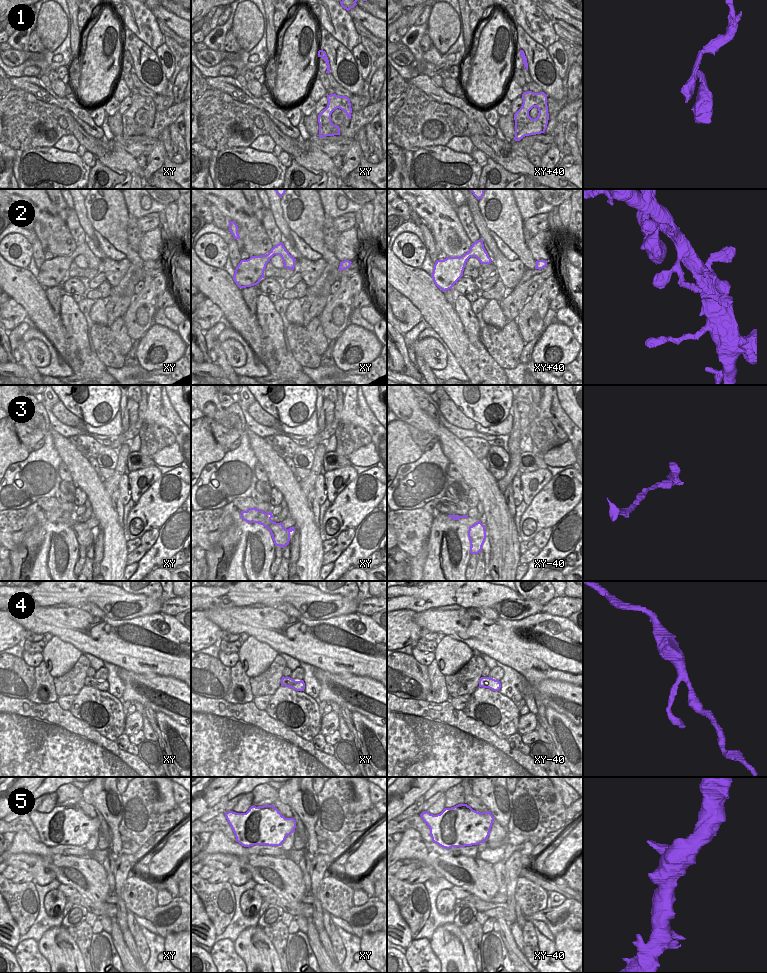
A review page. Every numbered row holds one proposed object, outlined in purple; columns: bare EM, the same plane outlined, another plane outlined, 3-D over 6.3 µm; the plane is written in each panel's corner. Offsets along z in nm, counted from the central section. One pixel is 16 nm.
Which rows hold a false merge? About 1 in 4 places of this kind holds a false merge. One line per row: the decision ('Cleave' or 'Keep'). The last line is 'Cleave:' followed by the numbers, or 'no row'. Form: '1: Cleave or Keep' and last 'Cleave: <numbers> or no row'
1: Keep
2: Keep
3: Keep
4: Keep
5: Keep
Cleave: no row

